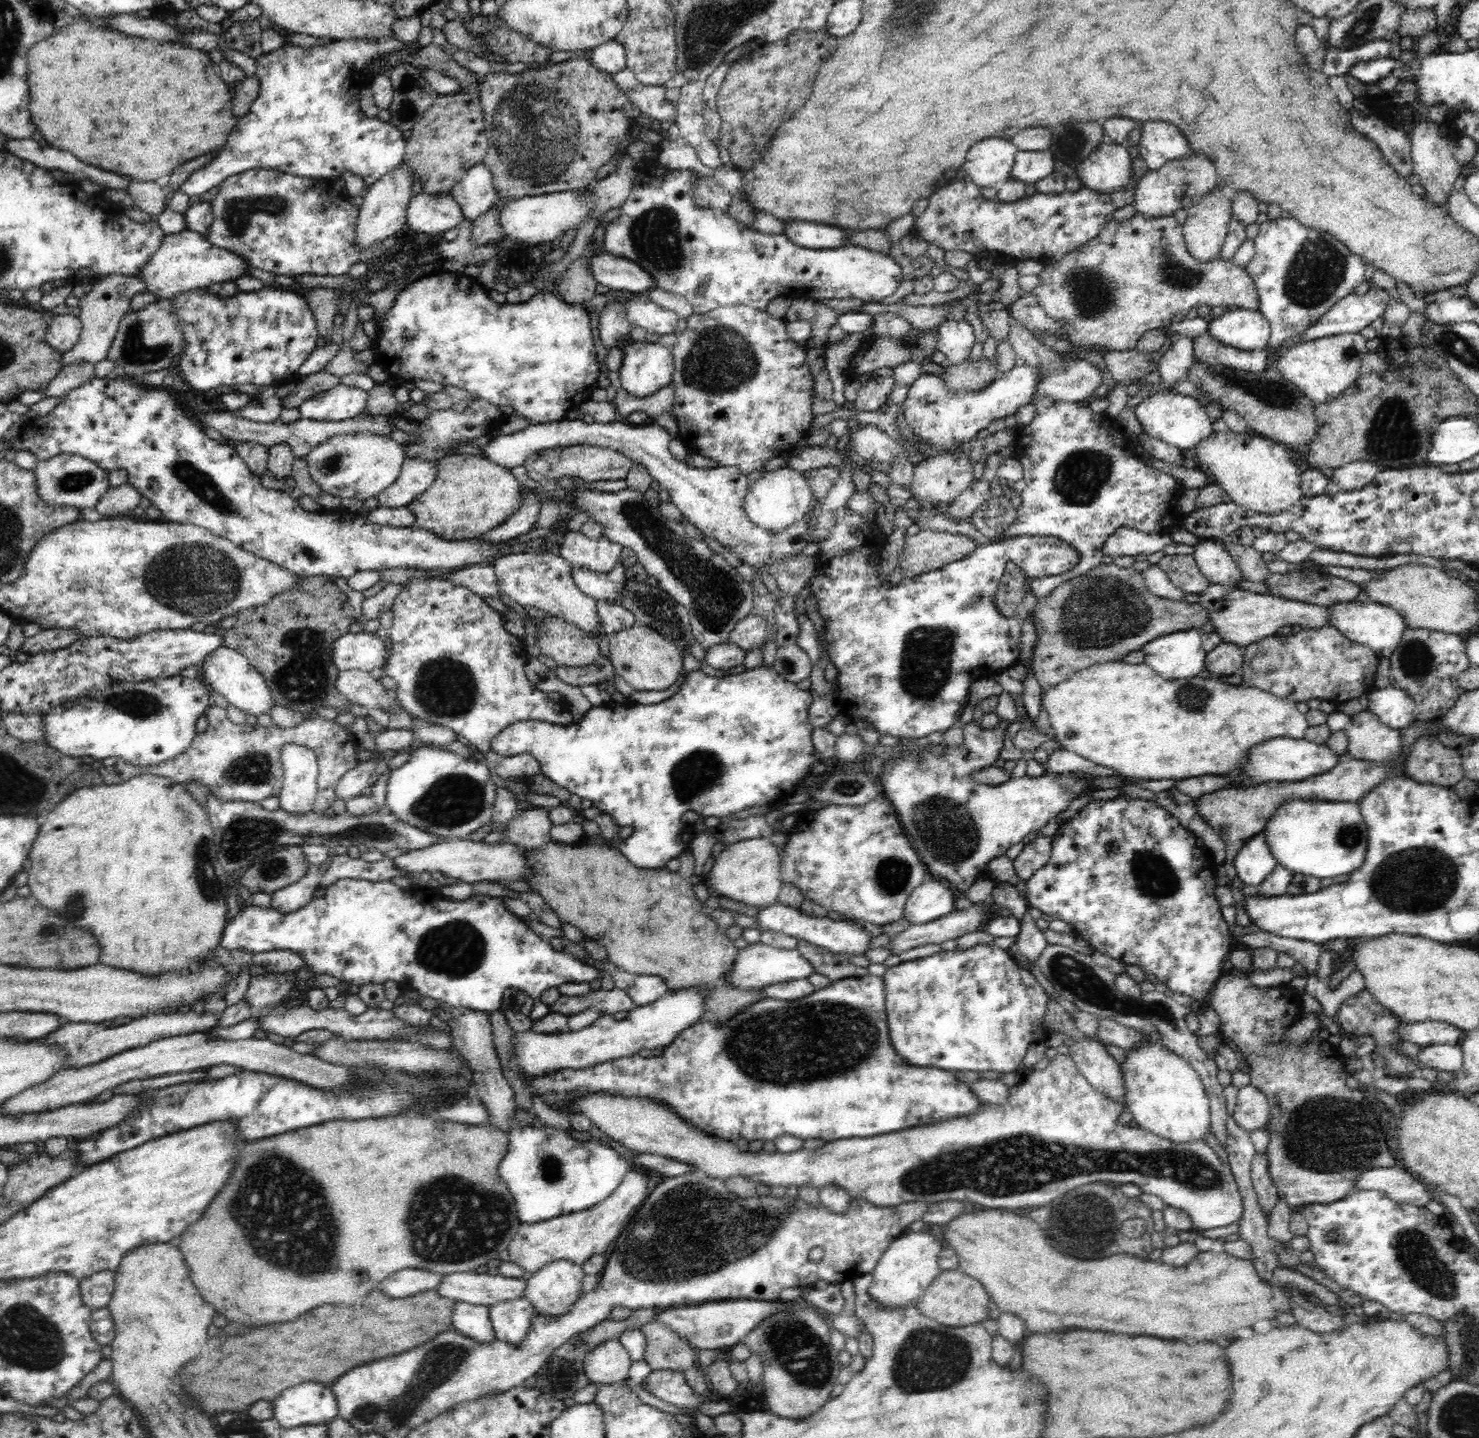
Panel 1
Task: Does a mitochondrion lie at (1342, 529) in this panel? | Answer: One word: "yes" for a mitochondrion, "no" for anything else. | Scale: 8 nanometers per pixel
no

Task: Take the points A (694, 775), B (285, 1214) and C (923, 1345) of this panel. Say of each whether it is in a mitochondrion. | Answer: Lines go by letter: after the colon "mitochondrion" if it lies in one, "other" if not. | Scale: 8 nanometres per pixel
A: mitochondrion
B: mitochondrion
C: mitochondrion

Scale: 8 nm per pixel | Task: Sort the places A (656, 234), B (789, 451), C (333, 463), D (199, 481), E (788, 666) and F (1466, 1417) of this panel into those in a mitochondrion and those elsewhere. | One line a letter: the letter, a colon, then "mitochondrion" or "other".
A: mitochondrion
B: other
C: mitochondrion
D: mitochondrion
E: mitochondrion
F: mitochondrion

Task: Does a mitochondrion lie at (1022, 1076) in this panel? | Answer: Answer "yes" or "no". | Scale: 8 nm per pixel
no

